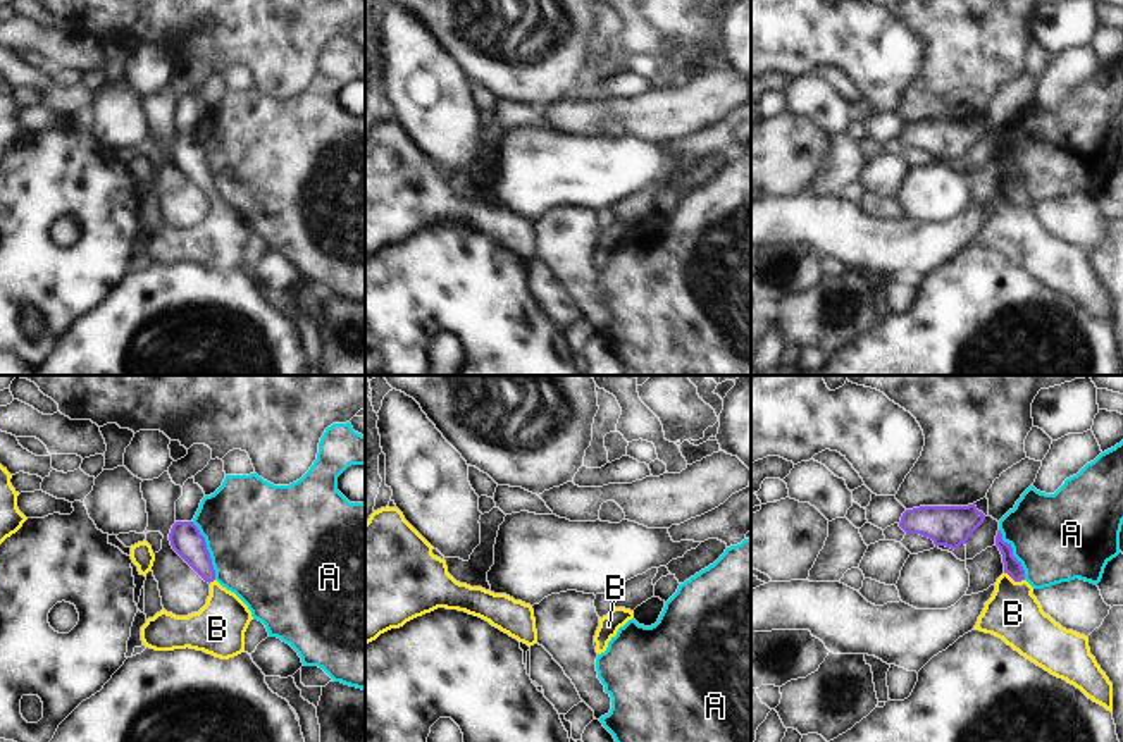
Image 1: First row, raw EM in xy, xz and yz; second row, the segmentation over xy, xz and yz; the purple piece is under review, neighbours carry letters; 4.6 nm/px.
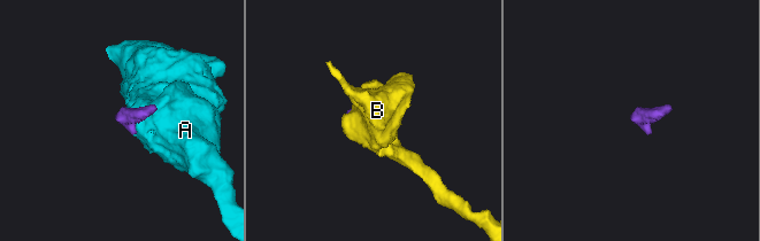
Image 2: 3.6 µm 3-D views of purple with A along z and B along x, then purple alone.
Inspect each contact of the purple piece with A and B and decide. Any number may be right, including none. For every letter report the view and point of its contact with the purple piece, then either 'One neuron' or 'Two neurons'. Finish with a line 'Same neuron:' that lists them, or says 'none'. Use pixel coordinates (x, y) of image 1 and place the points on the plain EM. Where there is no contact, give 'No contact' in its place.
A: Touches purple at xy (207, 166). Two neurons
B: Touches purple at yz (1015, 195). One neuron
Same neuron: B.

